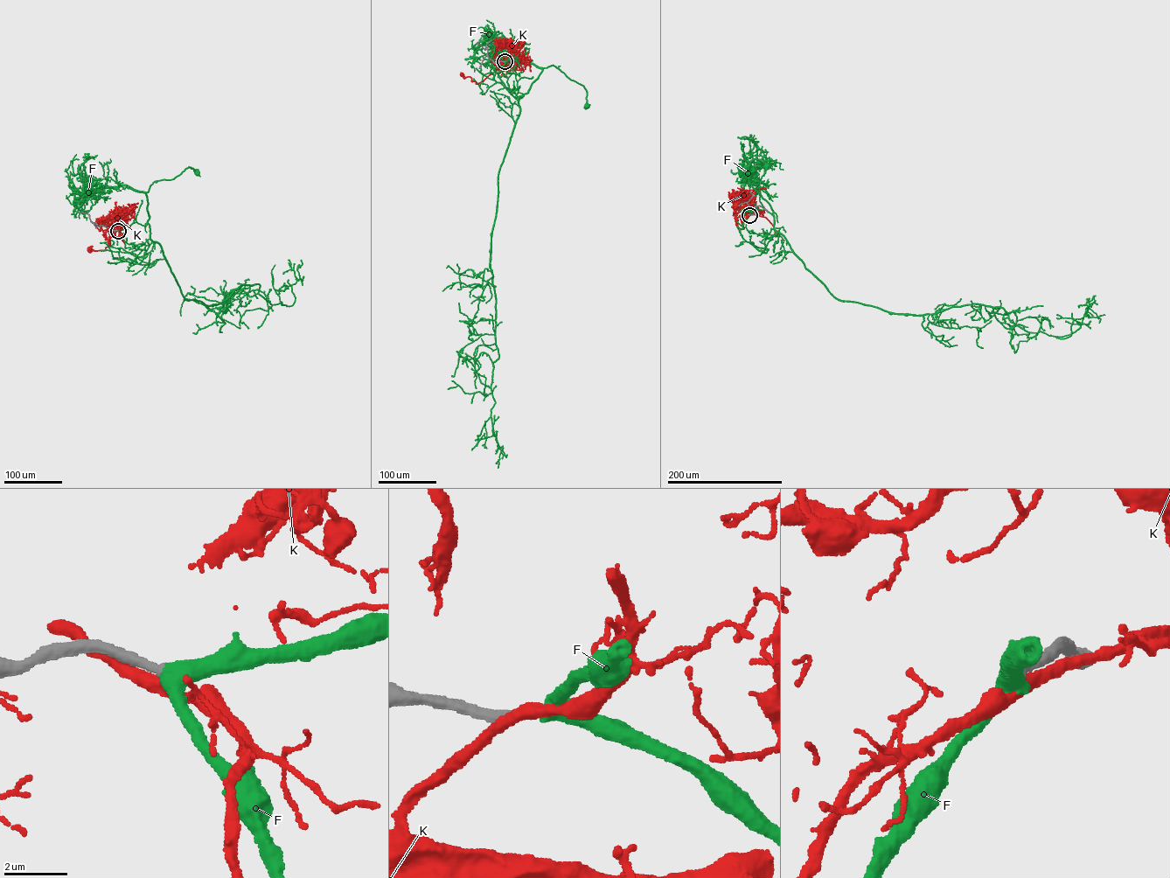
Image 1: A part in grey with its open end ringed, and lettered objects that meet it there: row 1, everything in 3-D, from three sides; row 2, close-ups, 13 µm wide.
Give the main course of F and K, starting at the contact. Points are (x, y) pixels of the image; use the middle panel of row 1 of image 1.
F: (504, 61), (514, 68), (518, 91), (523, 96), (518, 99), (519, 112), (497, 176), (497, 210), (490, 250)
K: (504, 61), (503, 66), (477, 84), (470, 77), (462, 75)

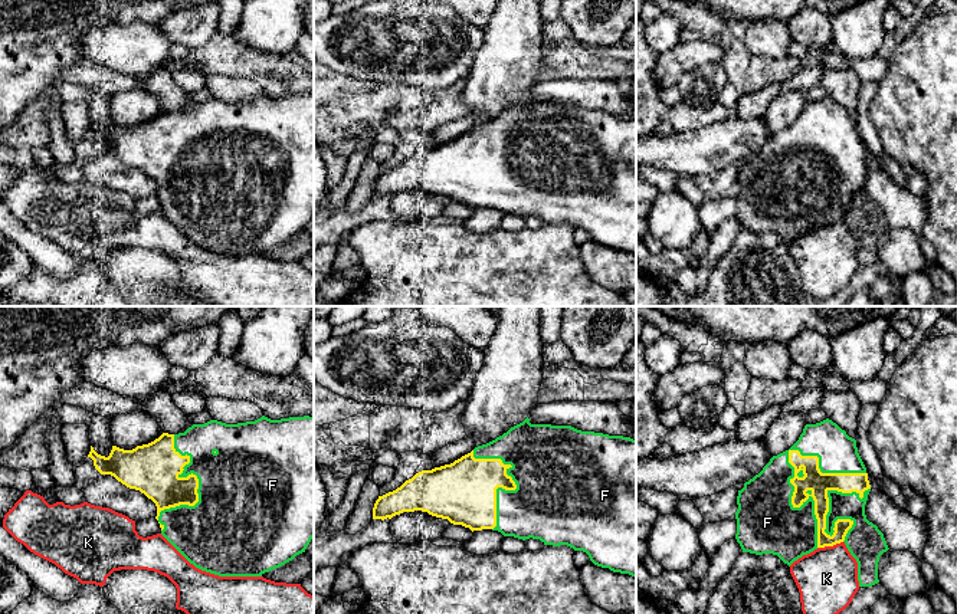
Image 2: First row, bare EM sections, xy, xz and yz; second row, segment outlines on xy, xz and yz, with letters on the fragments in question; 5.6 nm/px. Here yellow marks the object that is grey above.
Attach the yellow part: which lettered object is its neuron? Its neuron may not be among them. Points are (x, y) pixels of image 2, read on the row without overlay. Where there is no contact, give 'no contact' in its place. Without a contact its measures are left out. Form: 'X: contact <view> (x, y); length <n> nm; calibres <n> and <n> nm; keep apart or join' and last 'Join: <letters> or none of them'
F: contact yz (799, 184); length 600 nm; calibres 120 and 340 nm; join
K: contact yz (829, 223); length 150 nm; calibres 80 and 340 nm; keep apart
Join: F

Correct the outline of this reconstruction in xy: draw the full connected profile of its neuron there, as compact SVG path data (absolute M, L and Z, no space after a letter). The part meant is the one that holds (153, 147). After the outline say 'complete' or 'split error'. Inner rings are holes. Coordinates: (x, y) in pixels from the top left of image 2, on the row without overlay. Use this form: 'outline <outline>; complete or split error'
outline M262 93L237 102L210 98L184 111L163 111L132 128L112 124L108 135L91 124L88 135L101 152L111 152L151 177L161 213L201 249L219 255L262 255L305 230L314 216L314 95L271 98Z; split error

